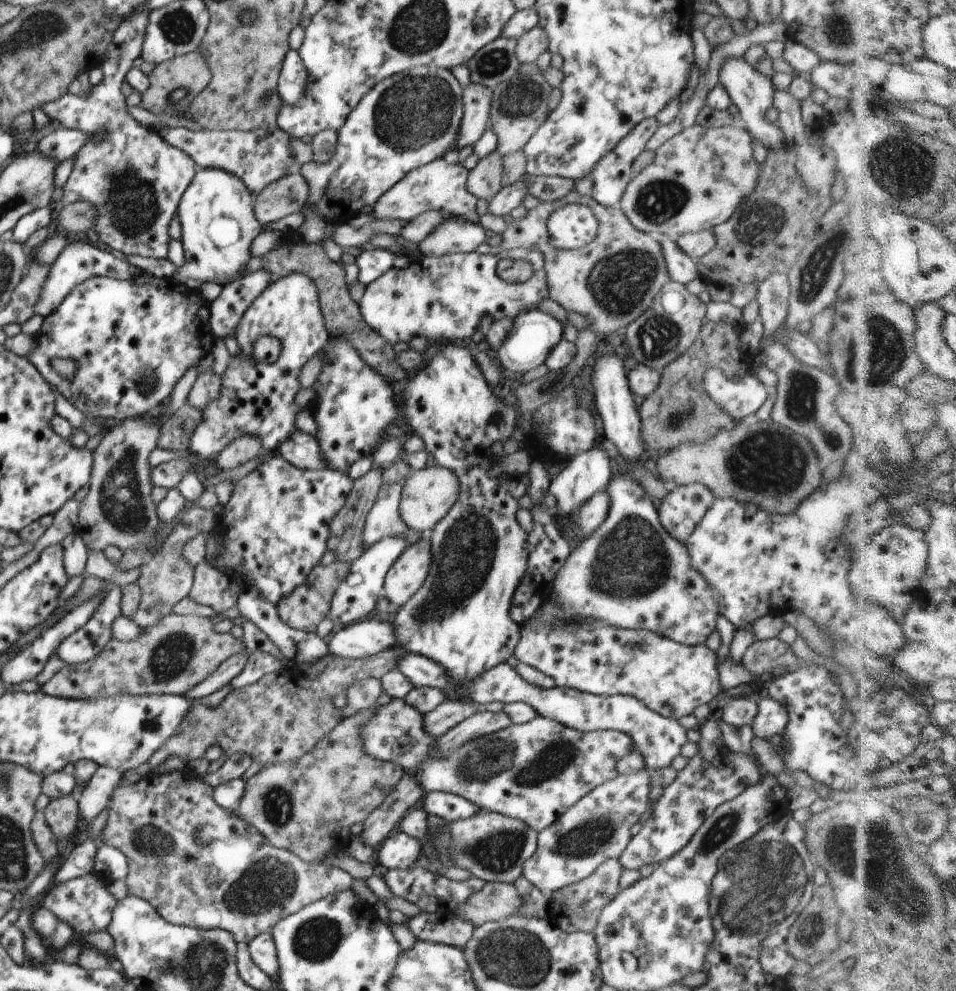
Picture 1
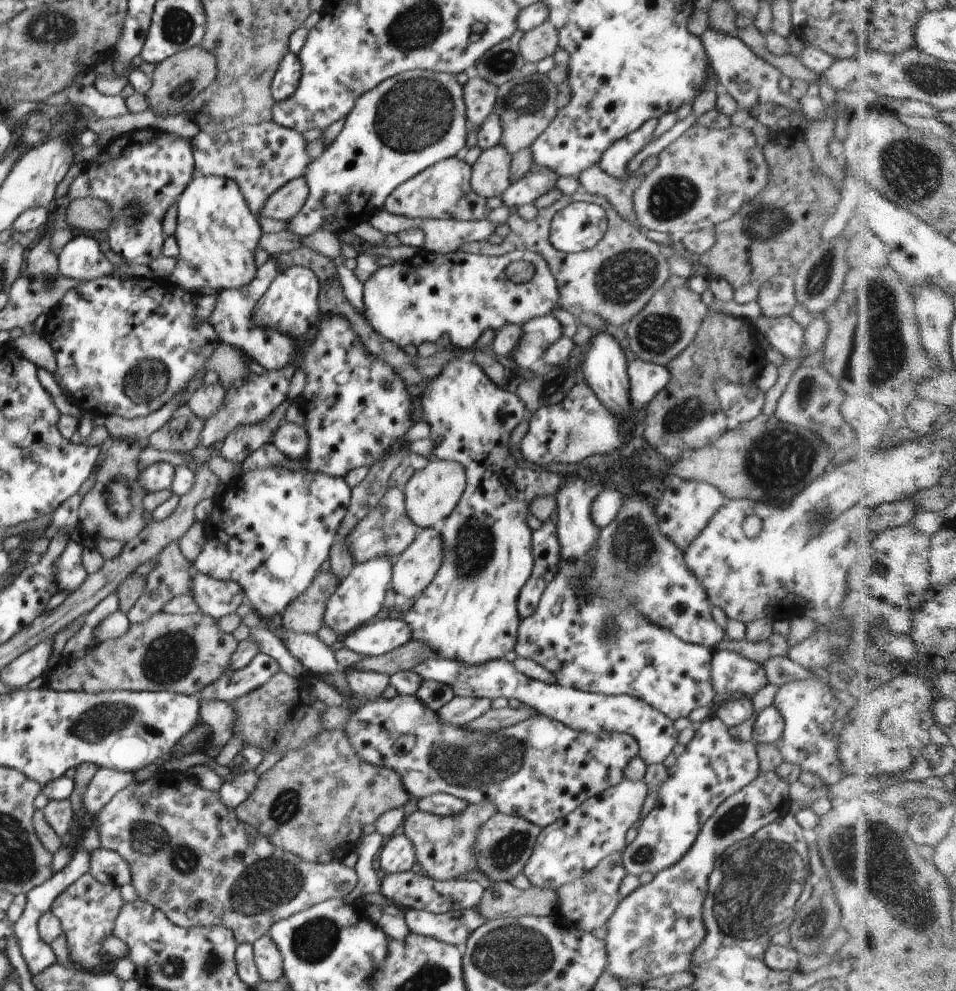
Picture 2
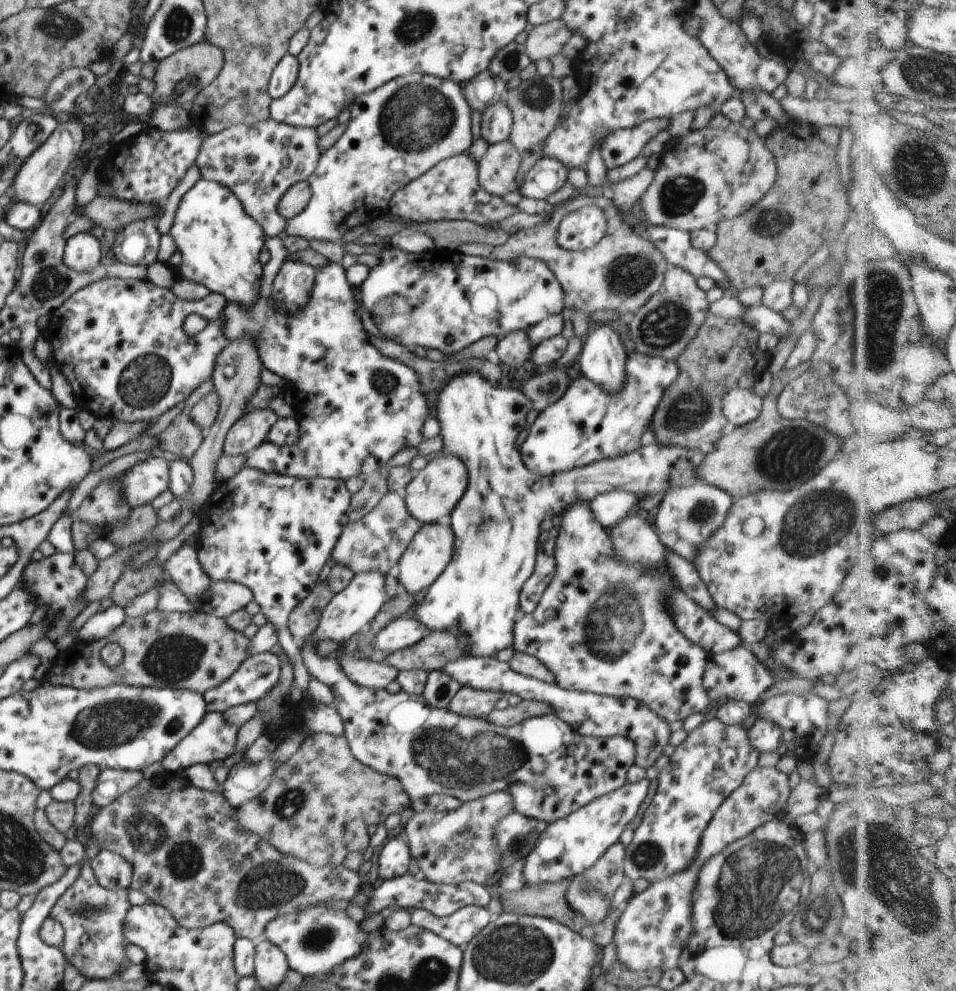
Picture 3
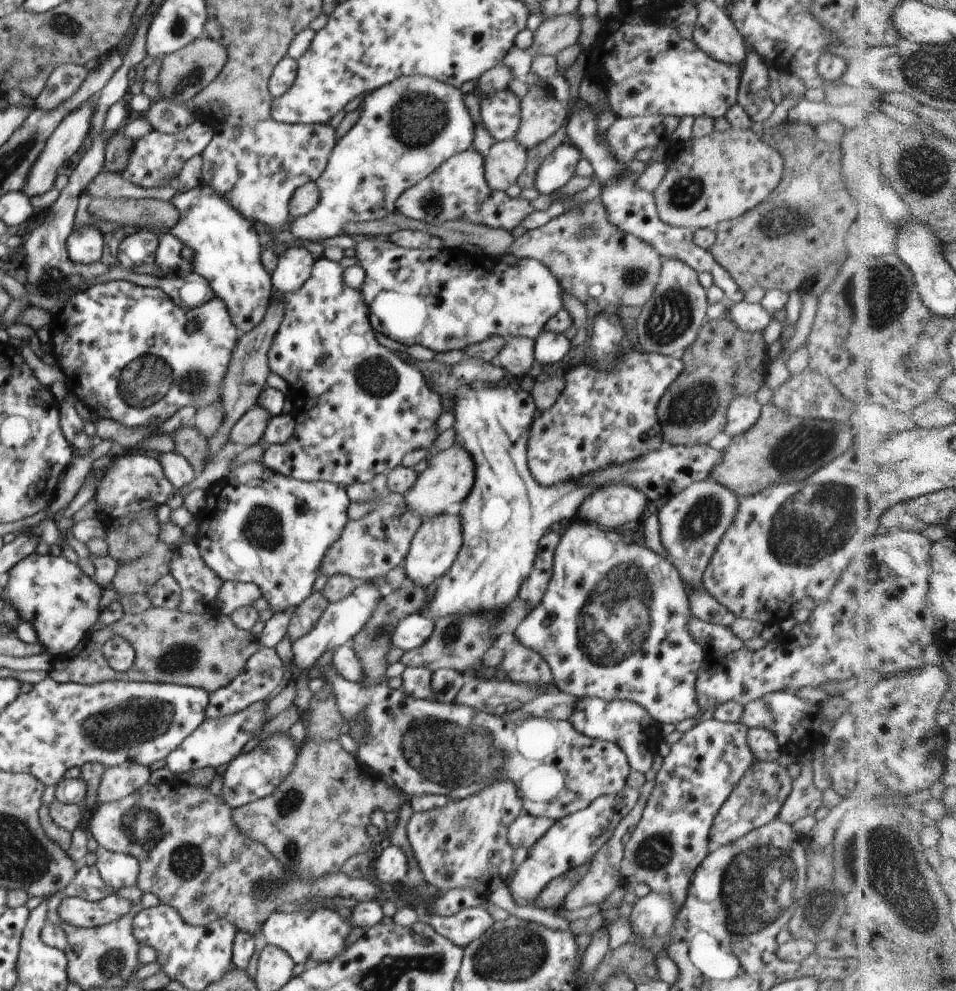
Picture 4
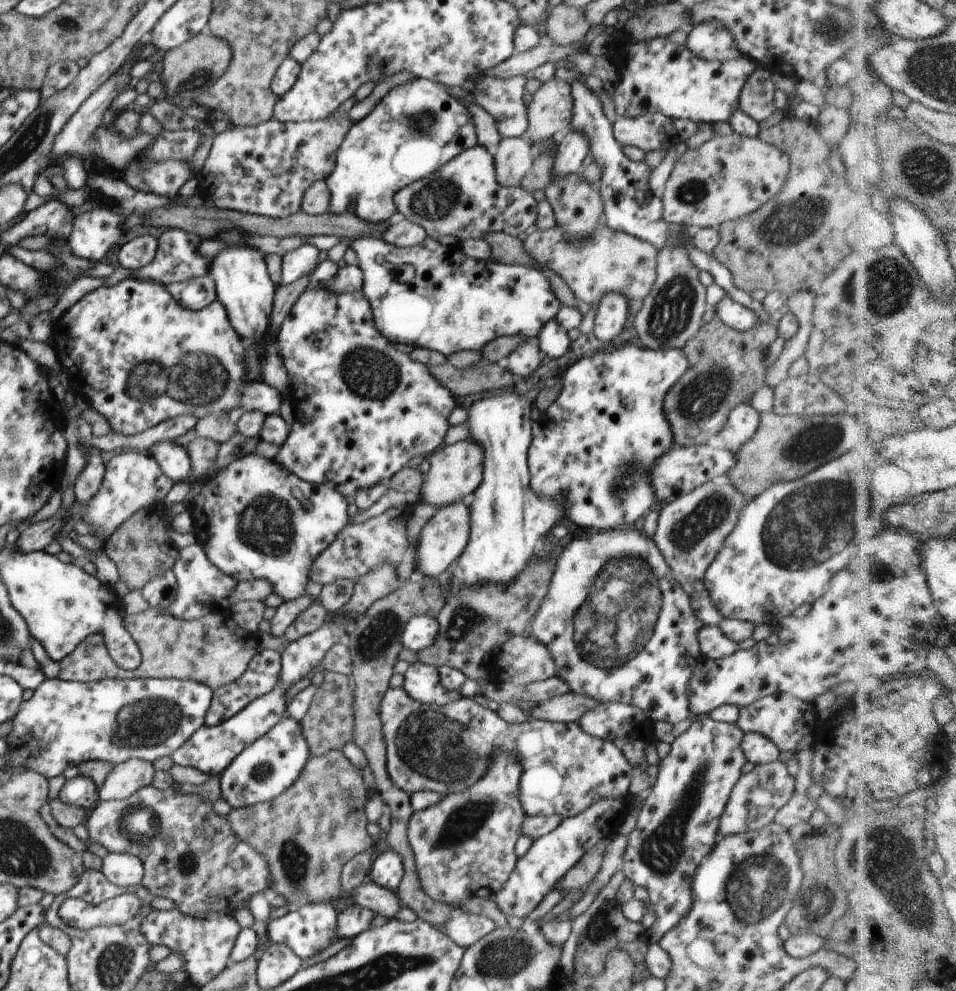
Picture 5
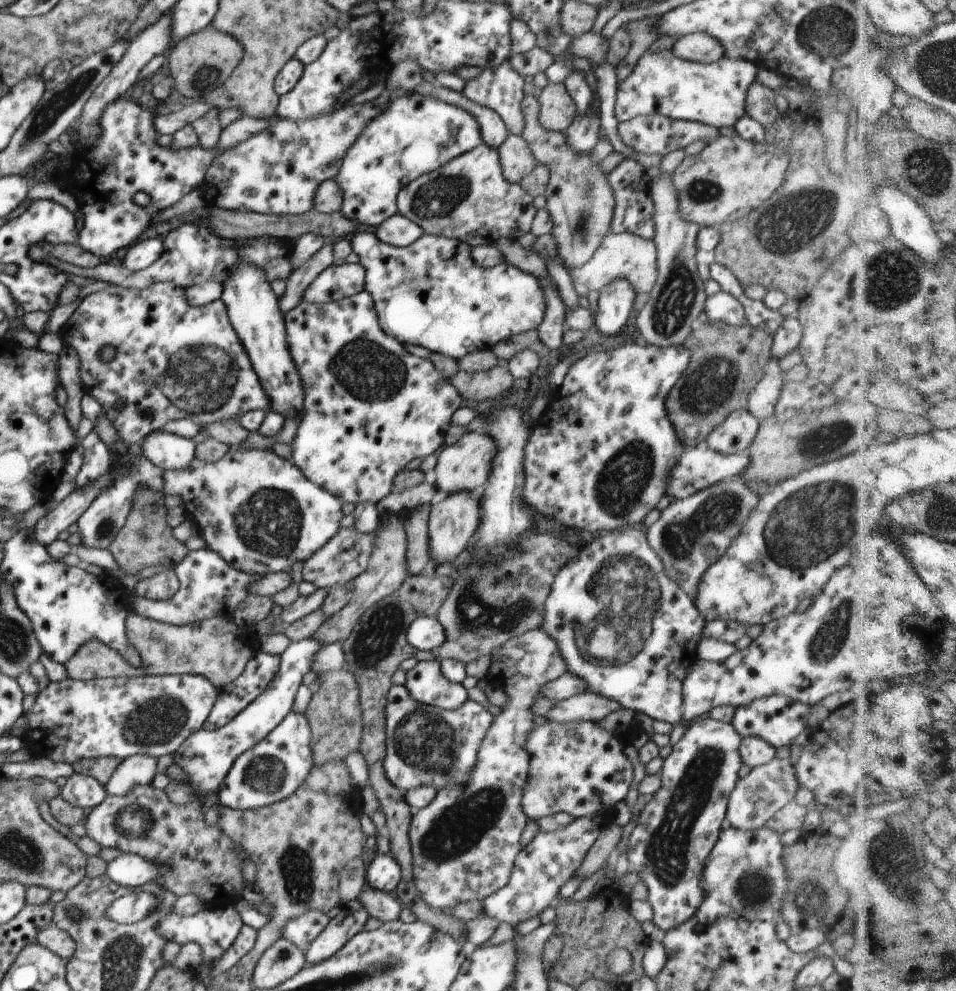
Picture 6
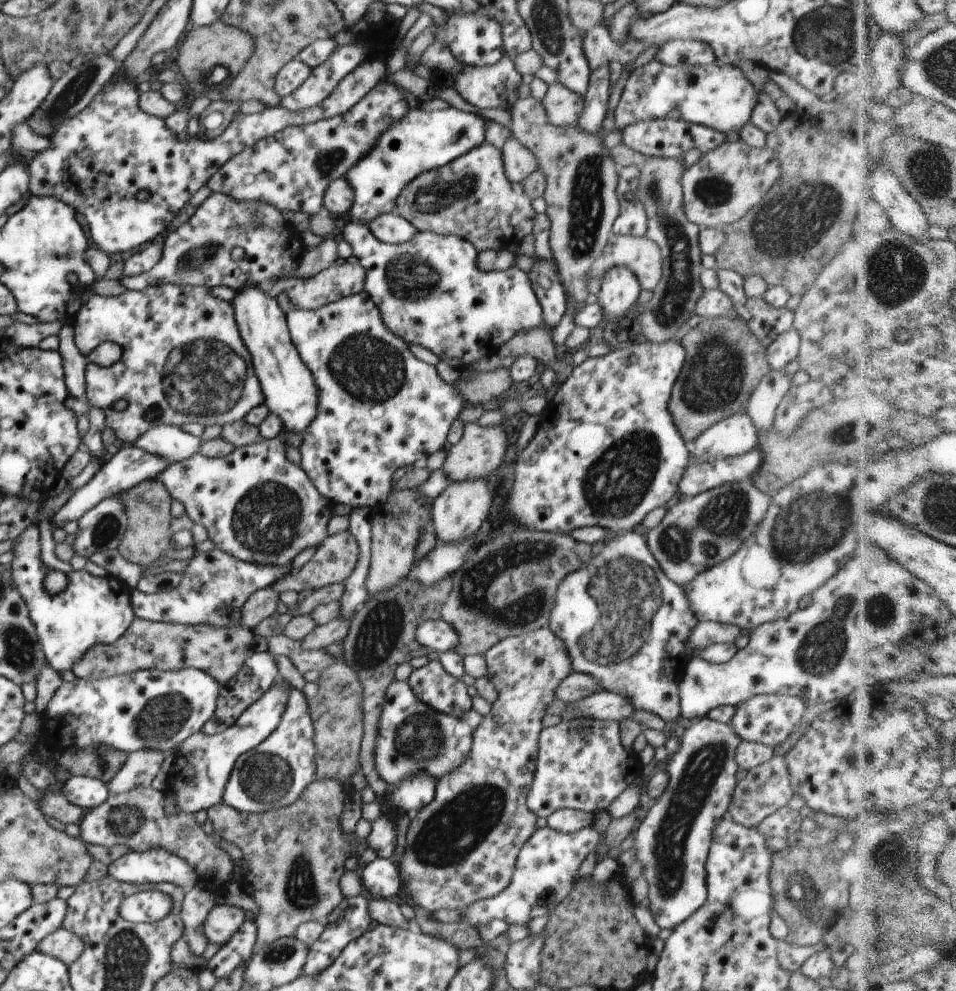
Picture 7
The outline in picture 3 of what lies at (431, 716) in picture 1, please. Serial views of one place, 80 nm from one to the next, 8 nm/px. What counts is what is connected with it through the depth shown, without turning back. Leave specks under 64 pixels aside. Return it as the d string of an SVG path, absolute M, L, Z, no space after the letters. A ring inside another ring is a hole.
M463 686L456 696L452 697L446 709L456 714L486 719L494 705L503 696L502 691L475 689L473 686Z

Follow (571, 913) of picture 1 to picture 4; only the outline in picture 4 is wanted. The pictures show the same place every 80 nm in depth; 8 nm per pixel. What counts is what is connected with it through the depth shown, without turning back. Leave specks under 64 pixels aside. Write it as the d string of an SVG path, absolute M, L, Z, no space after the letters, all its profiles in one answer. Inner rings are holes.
M645 781L642 788L639 789L638 803L634 805L632 810L620 820L620 824L616 827L614 834L610 837L607 843L603 844L603 847L595 854L593 863L591 864L591 870L588 874L582 878L563 900L562 909L574 910L582 908L587 904L595 903L601 908L603 902L610 896L610 893L616 888L618 882L621 880L621 860L623 859L624 845L622 845L621 839L627 832L628 828L637 825L642 817L643 809L645 808L646 801L651 795L654 788L655 781Z

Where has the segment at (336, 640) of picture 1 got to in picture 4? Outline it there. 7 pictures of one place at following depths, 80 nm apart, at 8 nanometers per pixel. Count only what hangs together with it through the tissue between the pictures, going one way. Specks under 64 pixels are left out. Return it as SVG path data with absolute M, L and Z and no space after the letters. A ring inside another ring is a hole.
M422 612L403 618L393 632L392 646L405 651L420 648L433 633L435 621L430 614Z

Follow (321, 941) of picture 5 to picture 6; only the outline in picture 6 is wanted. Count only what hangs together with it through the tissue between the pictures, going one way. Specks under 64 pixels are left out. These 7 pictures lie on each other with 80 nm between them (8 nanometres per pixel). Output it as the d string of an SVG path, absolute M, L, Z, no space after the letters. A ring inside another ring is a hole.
M317 910L306 911L302 916L293 918L285 924L284 938L293 942L302 952L306 952L314 939L327 927L330 914Z

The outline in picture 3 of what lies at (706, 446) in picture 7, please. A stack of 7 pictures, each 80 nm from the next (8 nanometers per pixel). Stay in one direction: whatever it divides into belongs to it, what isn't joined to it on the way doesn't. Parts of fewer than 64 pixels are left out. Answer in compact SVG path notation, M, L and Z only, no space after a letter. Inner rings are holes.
M747 388L729 389L722 397L722 413L732 426L744 426L752 422L763 407L763 397Z

